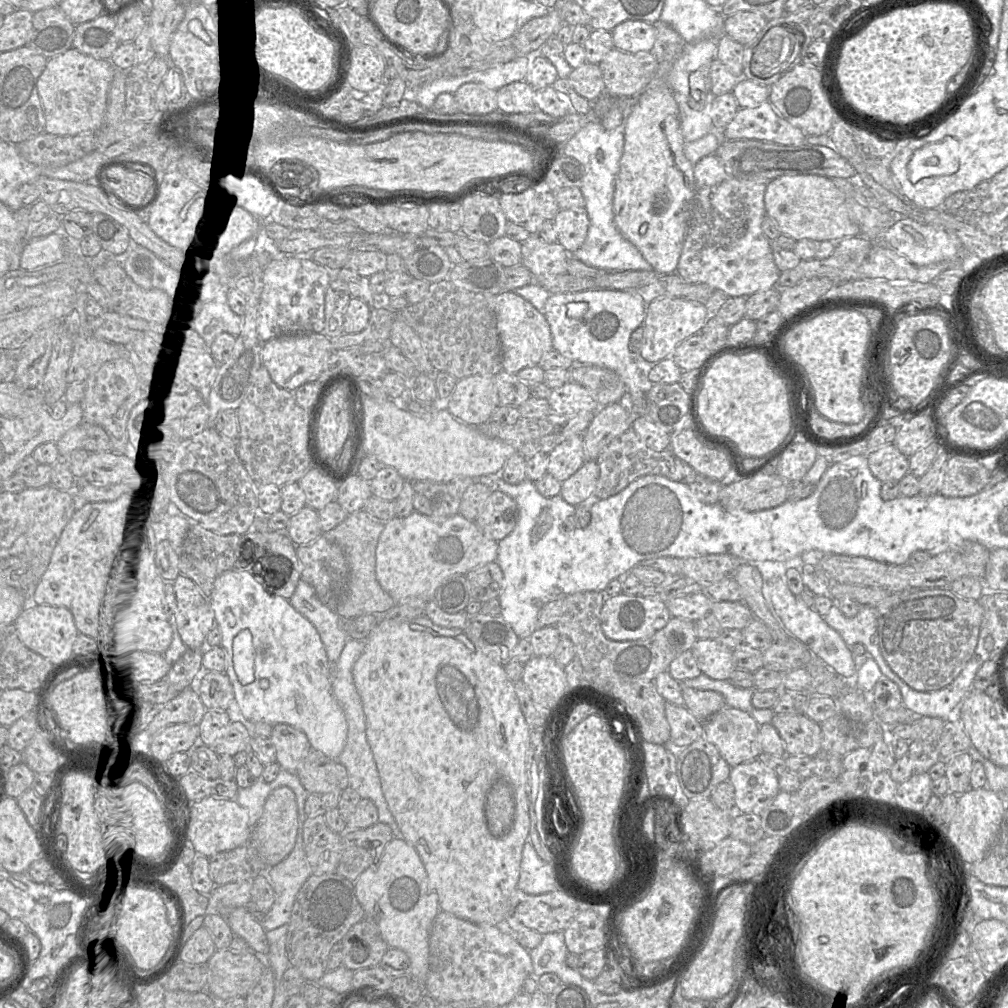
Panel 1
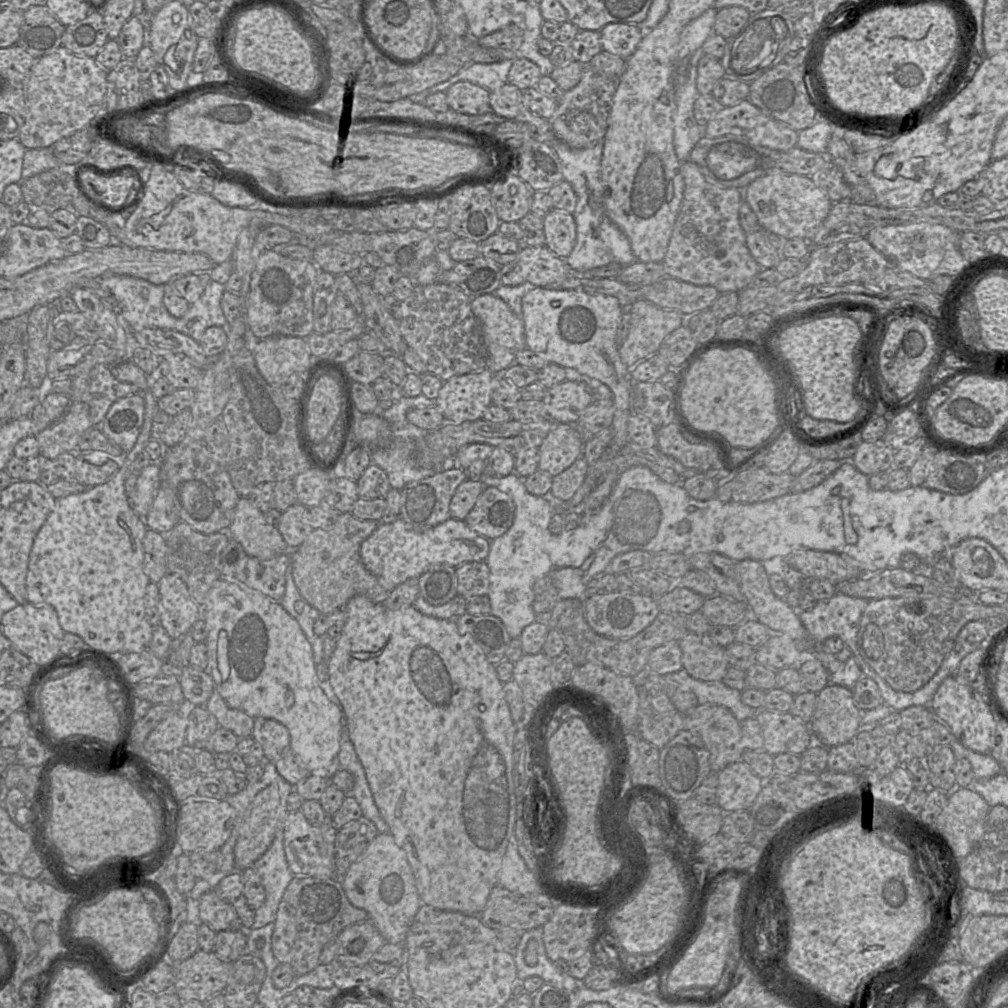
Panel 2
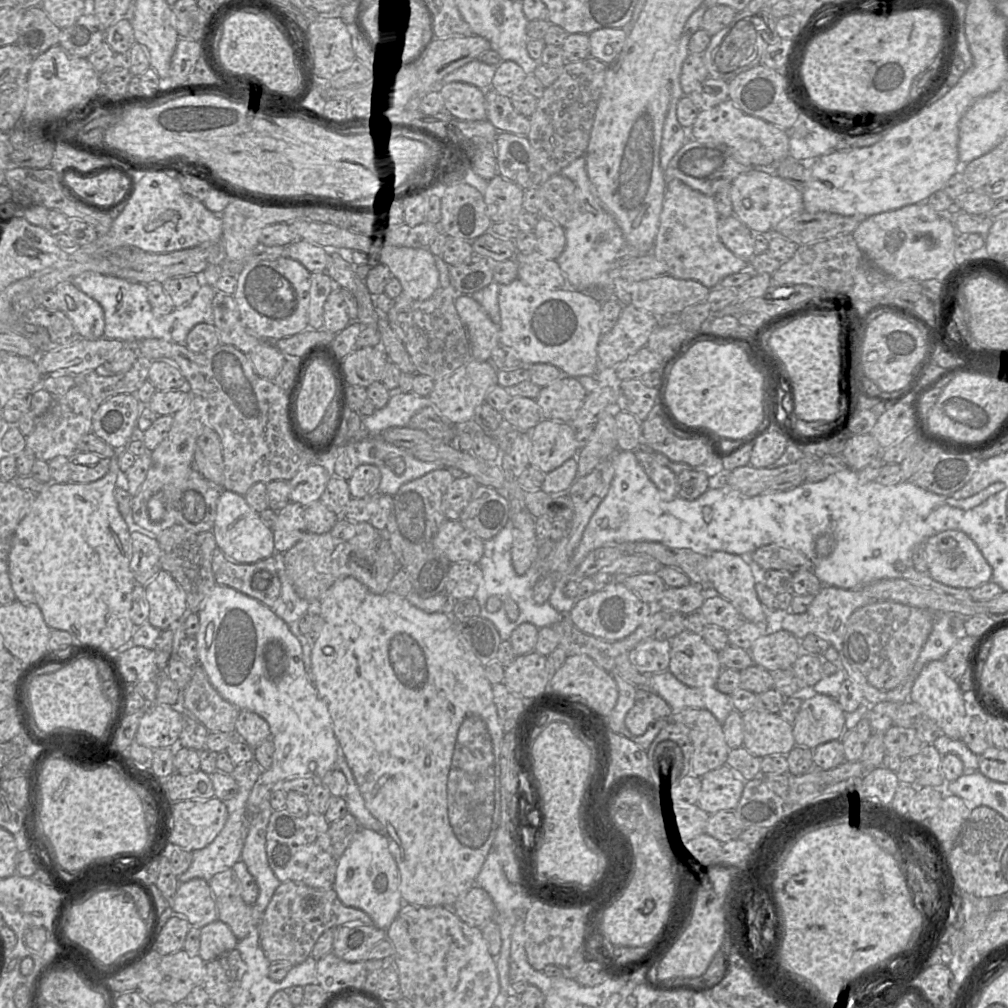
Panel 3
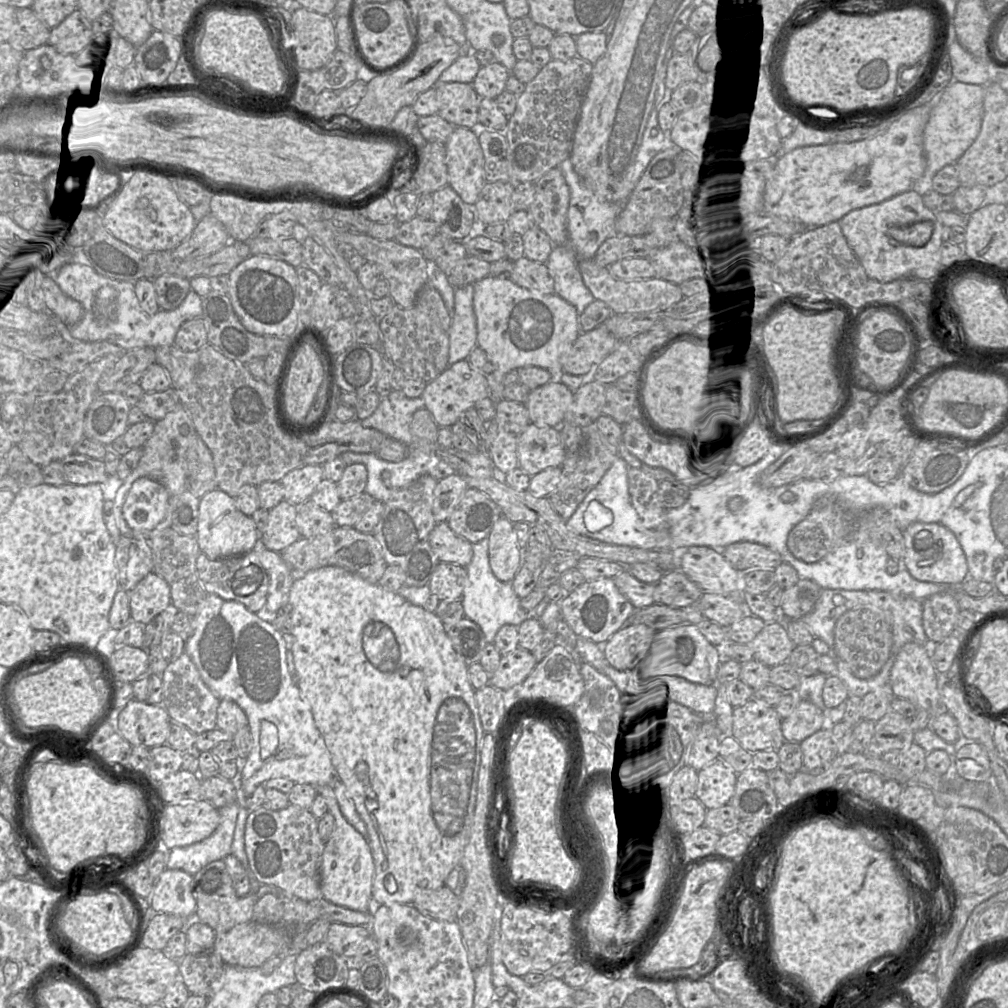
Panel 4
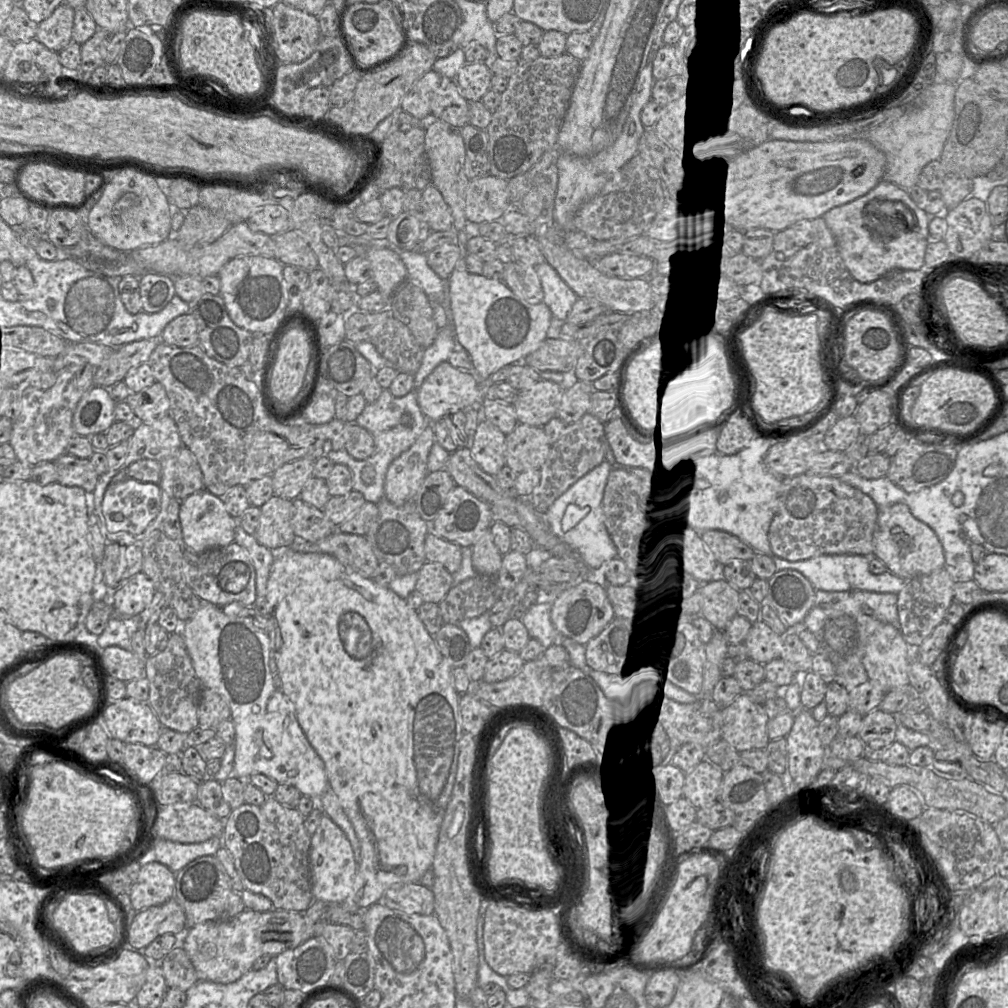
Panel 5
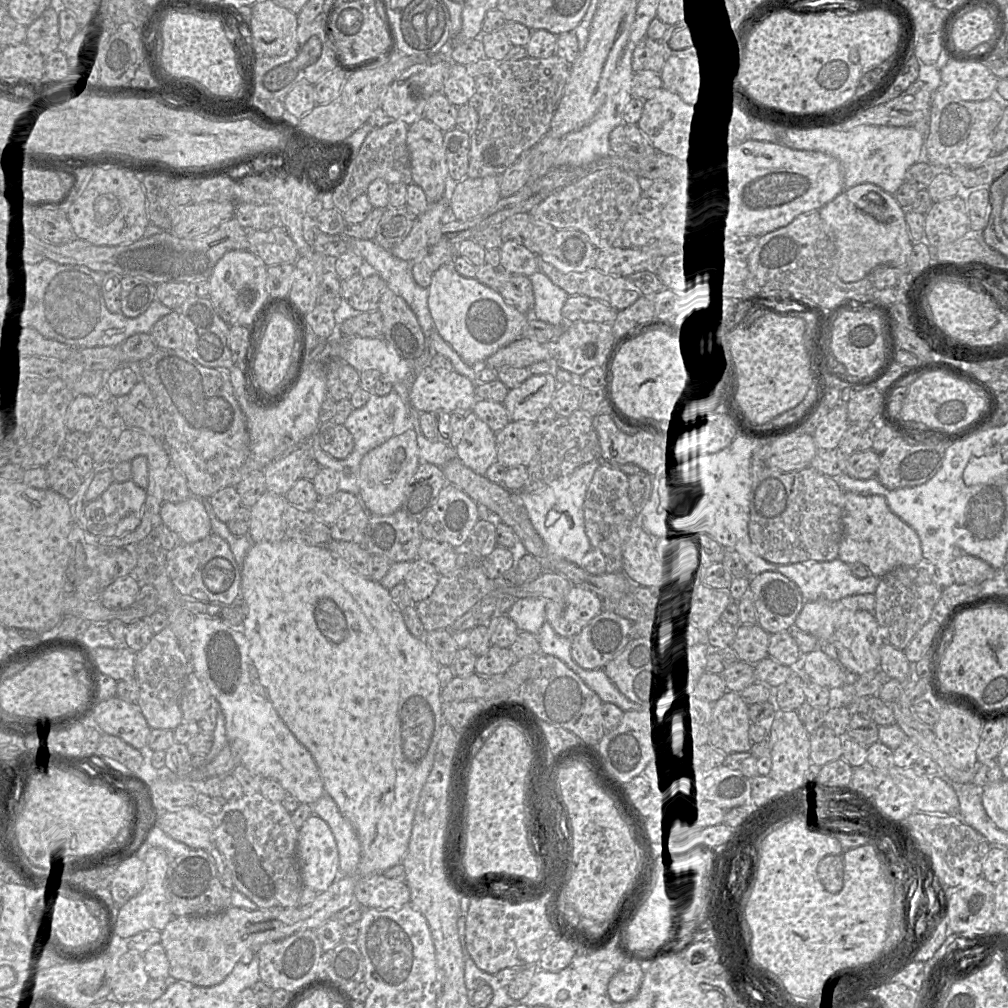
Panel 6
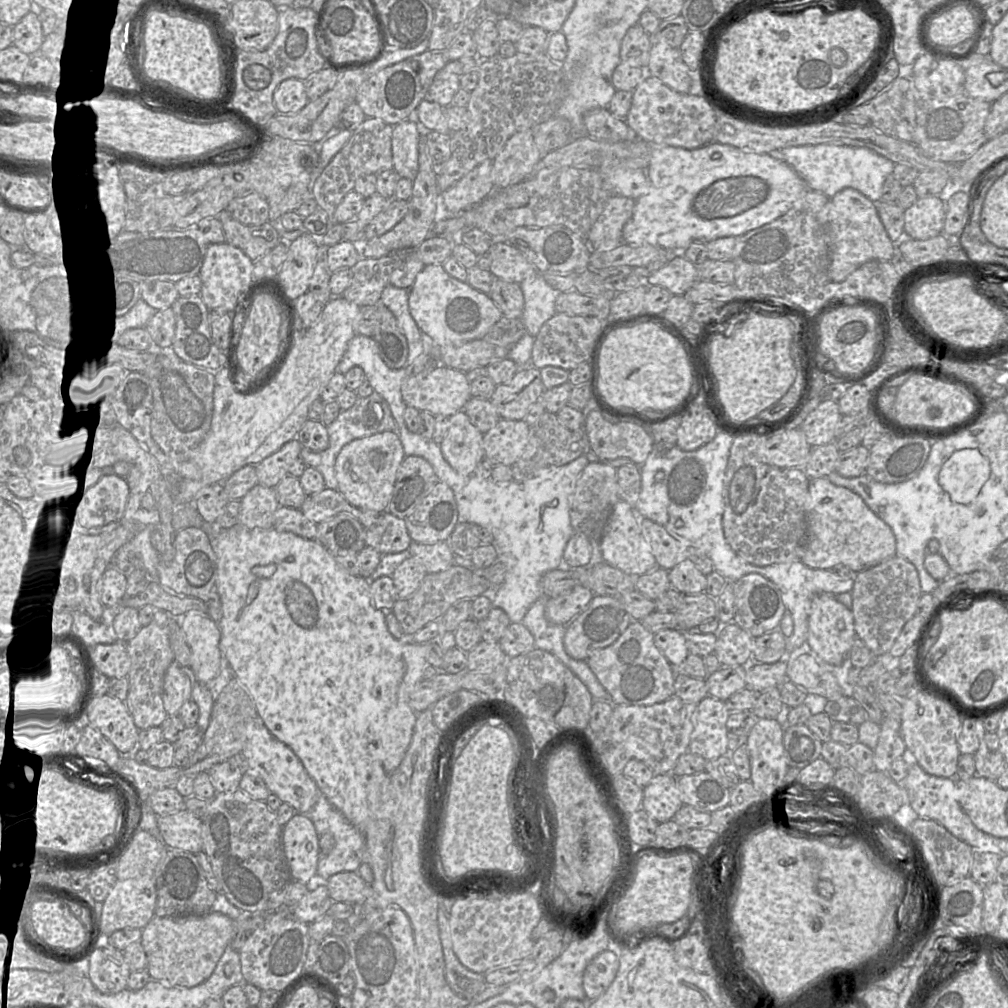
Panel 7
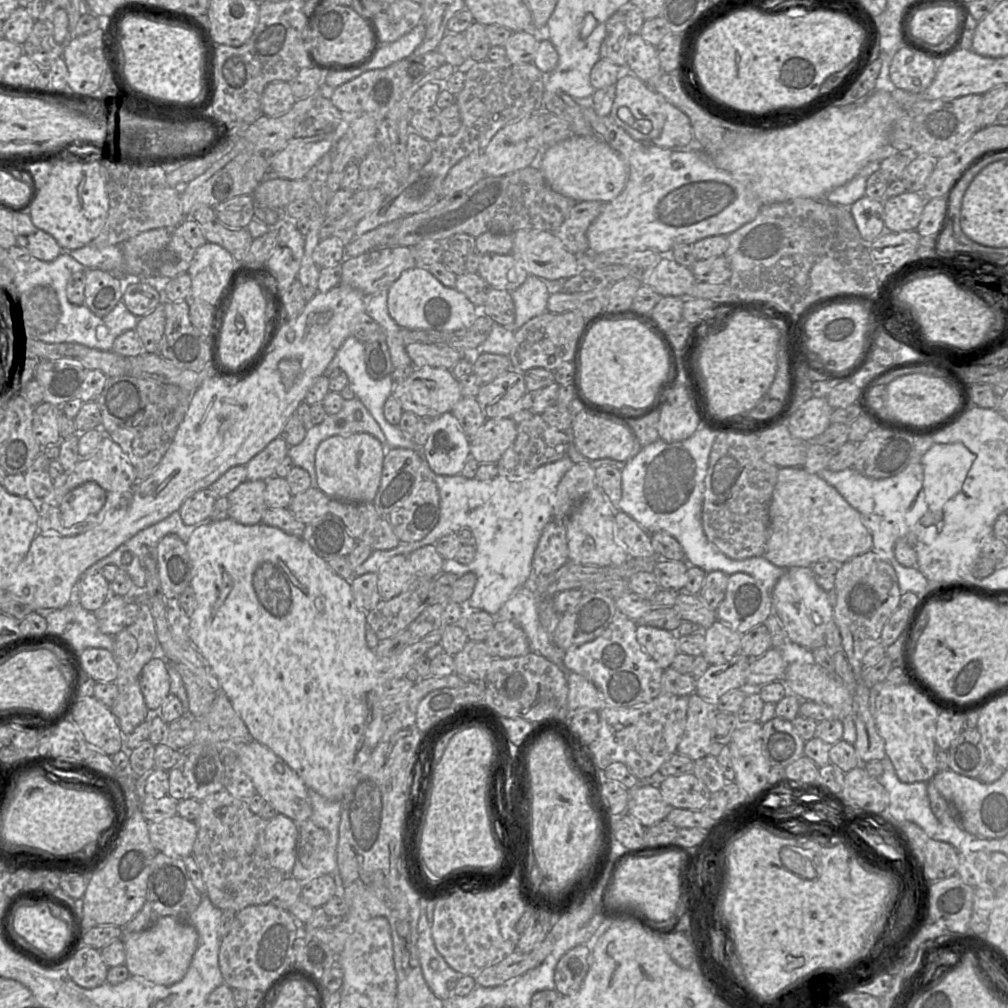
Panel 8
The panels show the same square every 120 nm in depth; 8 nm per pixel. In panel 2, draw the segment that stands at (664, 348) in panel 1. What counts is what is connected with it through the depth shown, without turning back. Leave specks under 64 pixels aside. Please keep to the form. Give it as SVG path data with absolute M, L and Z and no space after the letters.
M638 299L629 307L628 334L619 346L622 362L632 368L639 361L656 354L664 339L684 325L684 317L689 316Z

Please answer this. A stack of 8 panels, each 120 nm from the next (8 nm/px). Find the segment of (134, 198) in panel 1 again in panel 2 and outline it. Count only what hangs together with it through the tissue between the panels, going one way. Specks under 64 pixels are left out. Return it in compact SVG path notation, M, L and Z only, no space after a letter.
M97 169L80 175L86 192L93 198L111 206L127 203L136 192L140 180L124 174L106 174Z

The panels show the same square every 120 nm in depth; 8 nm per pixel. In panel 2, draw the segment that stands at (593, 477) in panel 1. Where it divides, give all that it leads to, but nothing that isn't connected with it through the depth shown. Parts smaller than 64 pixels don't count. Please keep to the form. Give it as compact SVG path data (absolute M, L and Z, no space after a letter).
M580 457L563 472L552 477L552 486L549 497L551 497L553 501L570 501L582 485L588 468L588 462Z

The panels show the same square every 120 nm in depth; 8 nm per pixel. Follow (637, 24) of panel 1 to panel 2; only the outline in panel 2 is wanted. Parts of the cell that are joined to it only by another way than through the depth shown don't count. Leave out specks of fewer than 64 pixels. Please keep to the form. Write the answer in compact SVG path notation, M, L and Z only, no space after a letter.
M607 24L599 31L602 51L627 60L636 50L645 32L639 25Z

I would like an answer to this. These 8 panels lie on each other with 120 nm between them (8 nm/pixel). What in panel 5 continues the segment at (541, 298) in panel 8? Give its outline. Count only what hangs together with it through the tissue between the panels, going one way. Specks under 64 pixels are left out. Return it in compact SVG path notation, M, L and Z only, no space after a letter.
M546 261L535 268L544 293L543 302L556 322L565 321L578 296Z

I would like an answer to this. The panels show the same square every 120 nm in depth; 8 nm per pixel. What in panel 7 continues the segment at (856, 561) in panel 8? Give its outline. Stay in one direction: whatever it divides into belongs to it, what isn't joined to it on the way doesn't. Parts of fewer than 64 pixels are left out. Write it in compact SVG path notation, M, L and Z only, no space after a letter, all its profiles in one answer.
M898 556L857 573L850 593L857 639L875 656L889 653L905 624L916 614L923 594L915 566Z

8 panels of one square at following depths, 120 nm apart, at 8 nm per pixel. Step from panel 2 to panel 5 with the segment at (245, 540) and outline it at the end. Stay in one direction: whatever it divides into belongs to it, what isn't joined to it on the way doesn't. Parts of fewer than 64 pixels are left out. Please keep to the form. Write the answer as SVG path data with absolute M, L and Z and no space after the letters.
M197 491L180 503L179 520L182 528L181 543L185 548L195 553L228 546L235 540L238 519L232 517L226 510L222 499L209 491Z

